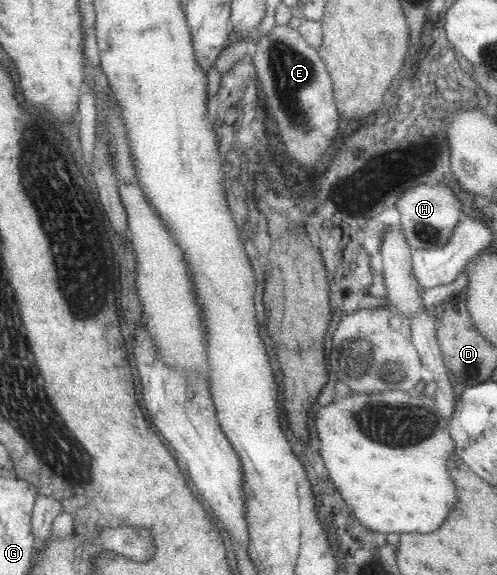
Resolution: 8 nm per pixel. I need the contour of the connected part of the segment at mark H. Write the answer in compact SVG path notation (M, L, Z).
M420 184L411 188L400 197L397 209L400 212L400 225L403 233L413 249L430 250L445 247L454 236L455 228L464 214L462 202L452 193L450 187L445 185Z

